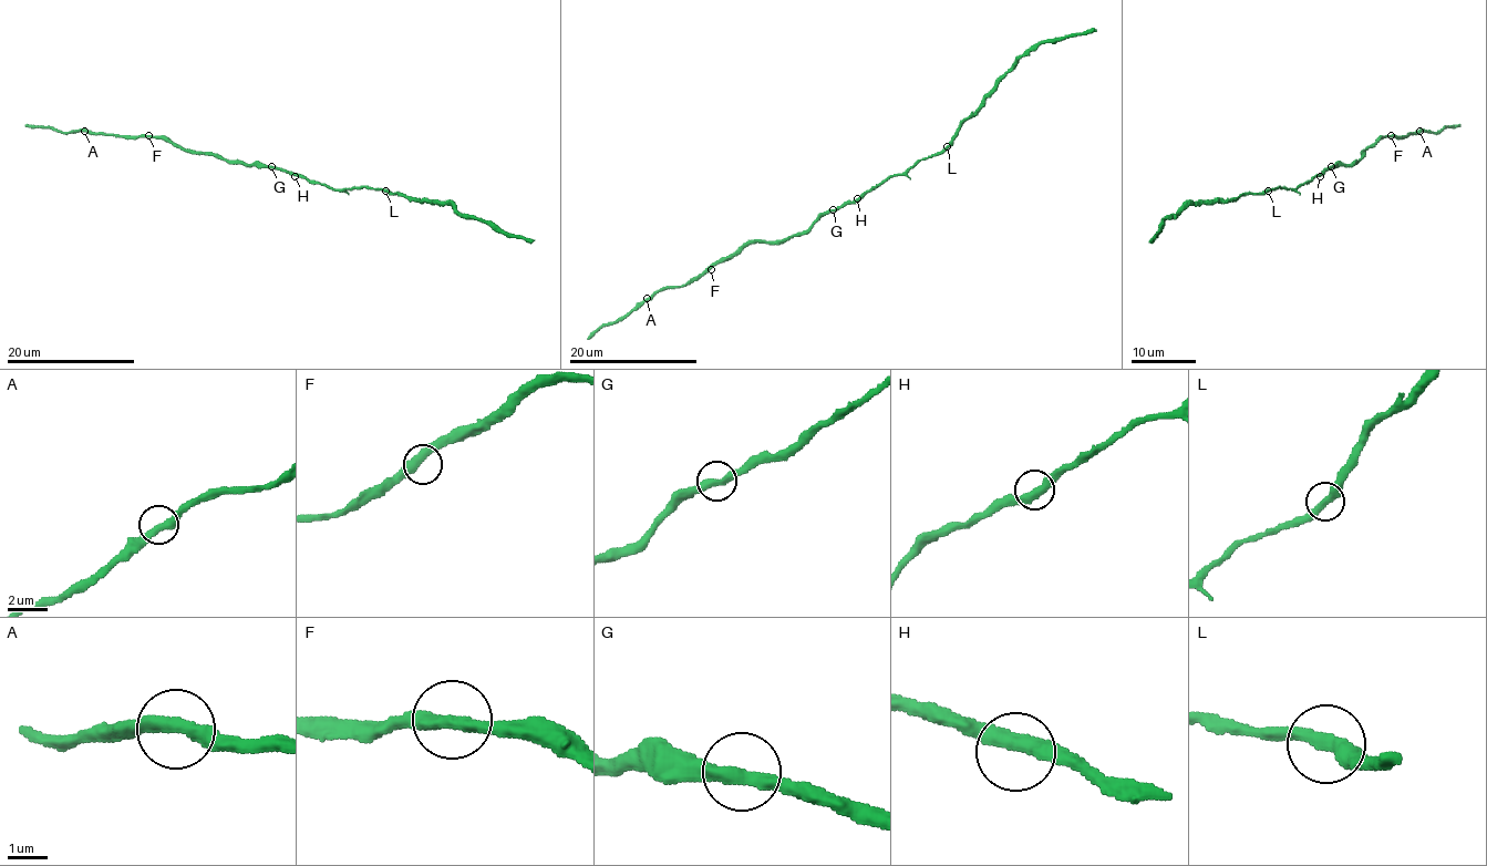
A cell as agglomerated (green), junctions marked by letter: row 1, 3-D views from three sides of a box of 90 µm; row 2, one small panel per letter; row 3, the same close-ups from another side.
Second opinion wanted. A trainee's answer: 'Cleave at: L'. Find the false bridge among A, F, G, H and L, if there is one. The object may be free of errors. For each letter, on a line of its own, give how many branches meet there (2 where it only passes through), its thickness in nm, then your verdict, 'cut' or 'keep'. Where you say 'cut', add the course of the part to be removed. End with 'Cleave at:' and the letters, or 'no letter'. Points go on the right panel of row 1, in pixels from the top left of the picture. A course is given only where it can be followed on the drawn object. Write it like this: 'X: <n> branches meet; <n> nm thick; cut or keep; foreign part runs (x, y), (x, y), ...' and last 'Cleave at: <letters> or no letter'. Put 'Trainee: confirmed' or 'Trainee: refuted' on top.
Trainee: confirmed
A: 2 branches meet; 380 nm thick; keep
F: 2 branches meet; 400 nm thick; keep
G: 2 branches meet; 360 nm thick; keep
H: 2 branches meet; 420 nm thick; keep
L: 2 branches meet; 400 nm thick; cut; foreign part runs (1268, 191), (1191, 202), (1179, 213), (1168, 216), (1150, 240)
Cleave at: L

